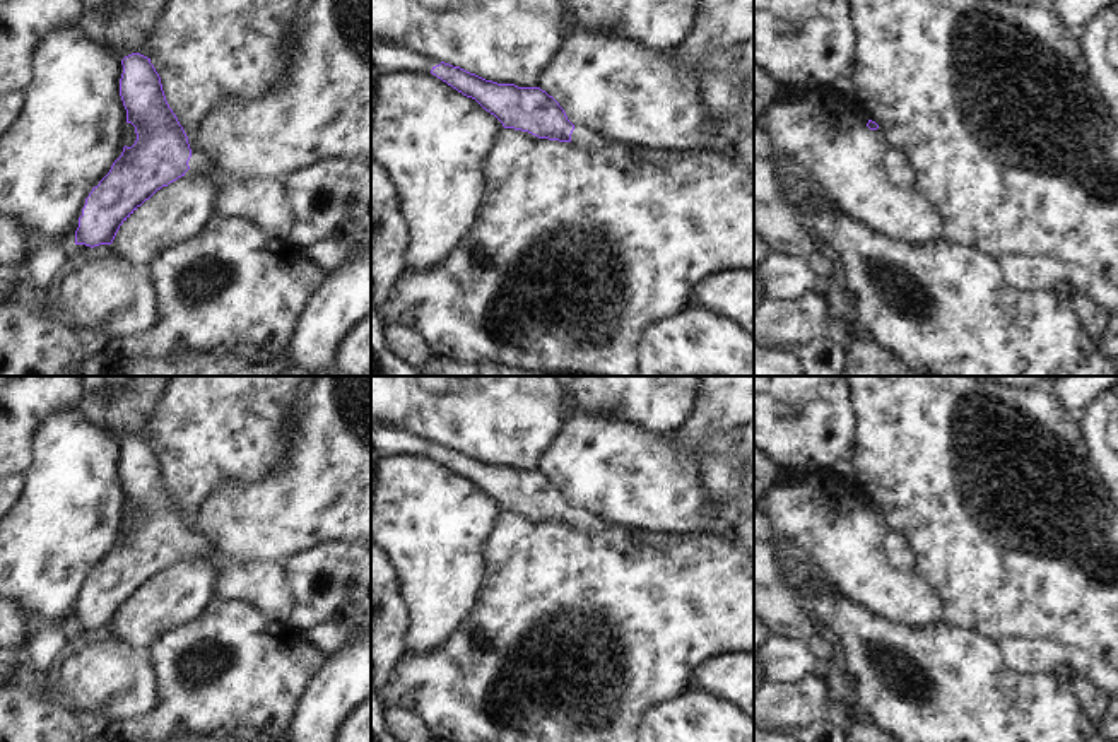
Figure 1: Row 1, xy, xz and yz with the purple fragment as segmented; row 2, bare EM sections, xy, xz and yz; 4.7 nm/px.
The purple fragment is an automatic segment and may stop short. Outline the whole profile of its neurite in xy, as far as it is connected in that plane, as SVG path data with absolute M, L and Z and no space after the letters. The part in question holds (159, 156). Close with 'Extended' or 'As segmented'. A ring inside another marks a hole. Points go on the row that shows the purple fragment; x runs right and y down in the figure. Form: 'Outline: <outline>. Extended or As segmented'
Outline: M132 53L121 65L120 96L137 140L123 147L109 173L85 198L75 244L91 248L111 244L120 226L157 190L188 169L200 174L207 164L205 156L190 149L150 58Z. Extended.

